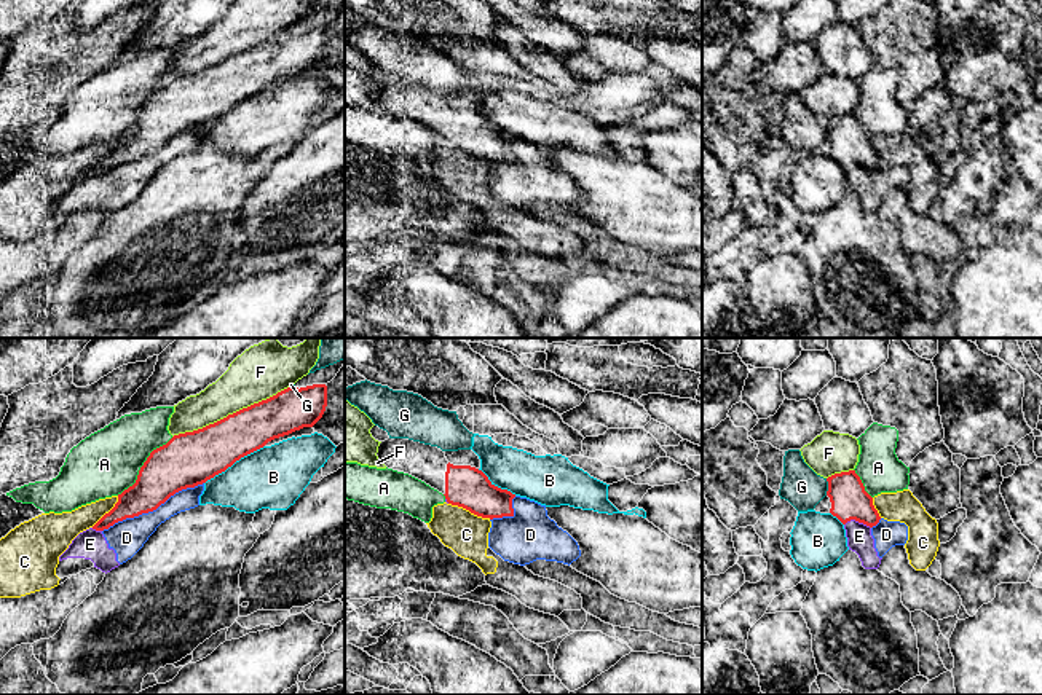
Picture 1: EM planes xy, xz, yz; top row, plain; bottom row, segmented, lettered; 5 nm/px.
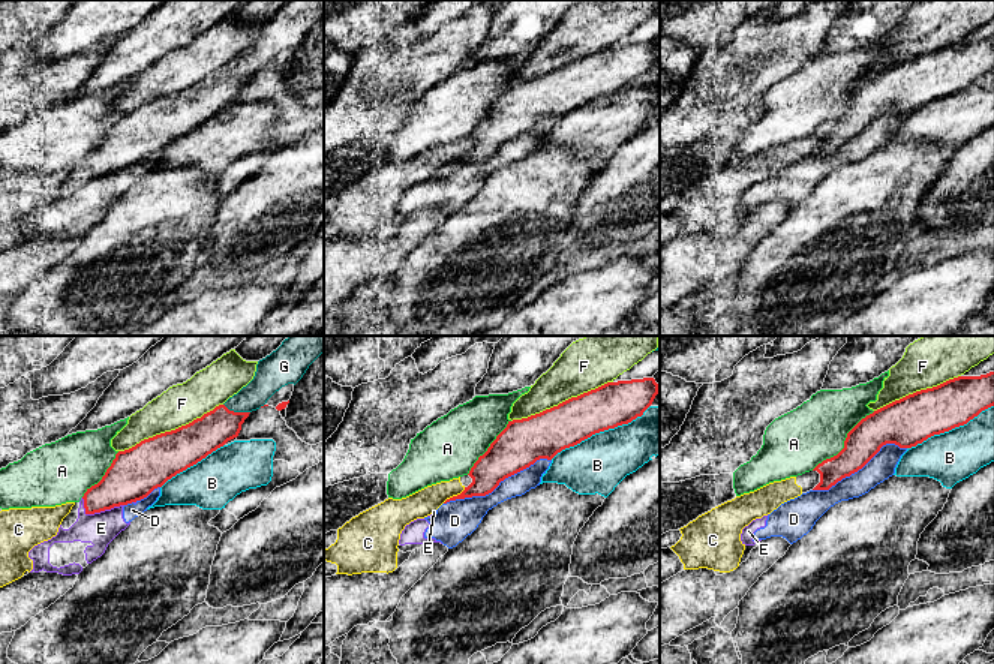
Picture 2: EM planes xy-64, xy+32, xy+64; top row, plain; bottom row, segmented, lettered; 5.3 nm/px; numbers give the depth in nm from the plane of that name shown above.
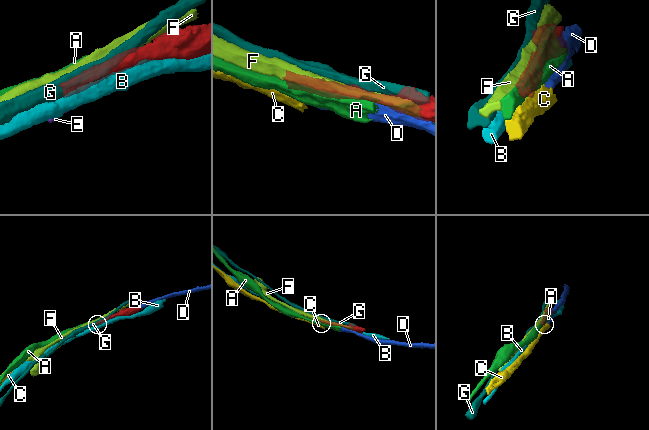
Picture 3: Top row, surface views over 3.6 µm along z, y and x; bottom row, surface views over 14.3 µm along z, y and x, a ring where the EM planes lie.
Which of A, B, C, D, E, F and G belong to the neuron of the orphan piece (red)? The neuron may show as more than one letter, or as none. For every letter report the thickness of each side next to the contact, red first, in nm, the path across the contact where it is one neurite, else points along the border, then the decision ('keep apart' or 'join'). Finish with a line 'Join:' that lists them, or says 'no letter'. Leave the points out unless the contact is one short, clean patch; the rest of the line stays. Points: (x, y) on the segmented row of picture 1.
A: calibres 280 and 320 nm; keep apart
B: calibres 280 and 320 nm; keep apart
C: calibres 220 and 220 nm; border xz (449, 502), (490, 518); keep apart
D: calibres 240 and 180 nm; keep apart
E: calibres 190 and 130 nm; border yz (844, 523), (857, 520), (870, 528); keep apart
F: calibres 260 and 260 nm; keep apart
G: calibres 190 and 200 nm; keep apart
Join: no letter

